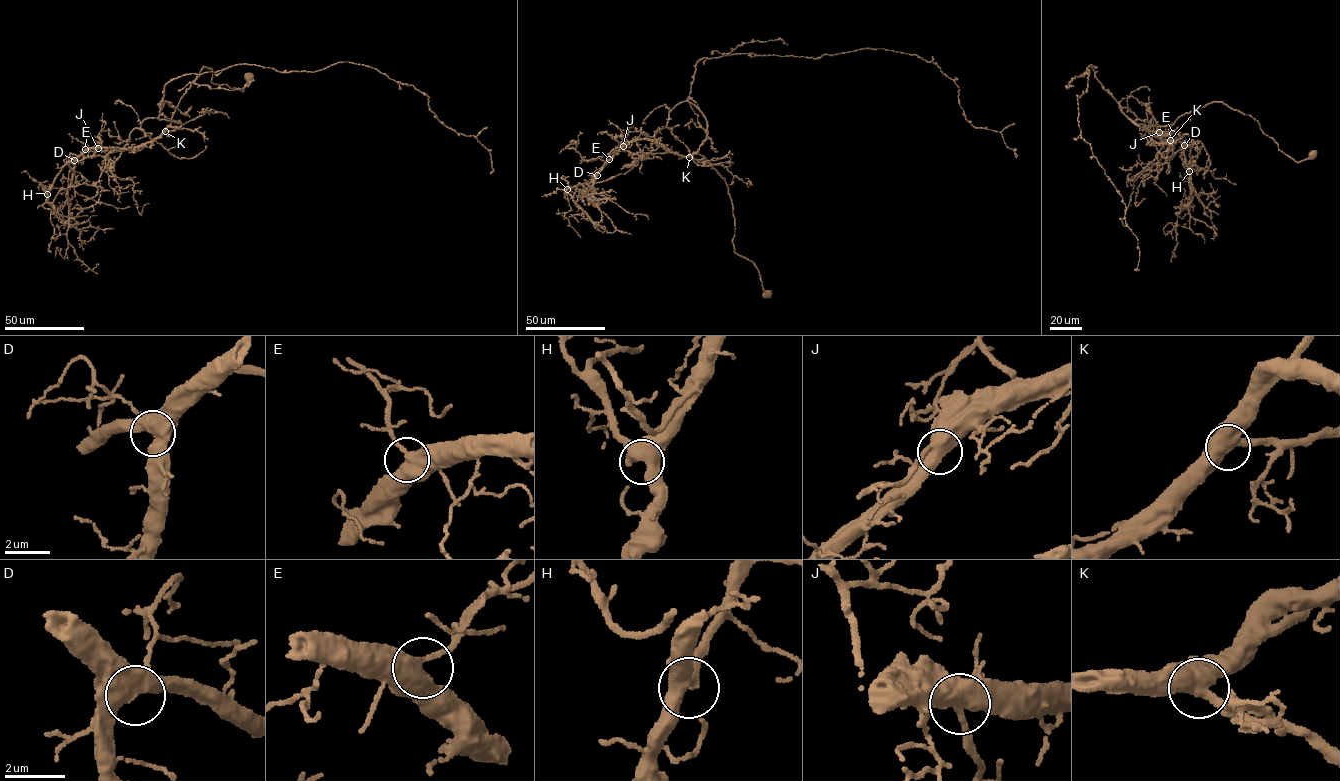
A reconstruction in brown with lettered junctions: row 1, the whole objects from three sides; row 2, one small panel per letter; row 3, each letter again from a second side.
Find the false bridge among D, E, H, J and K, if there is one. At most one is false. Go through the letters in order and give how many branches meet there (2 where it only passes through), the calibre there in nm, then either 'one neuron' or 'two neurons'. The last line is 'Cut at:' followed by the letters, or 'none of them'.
D: branches 3; calibre 500 nm; one neuron
E: branches 3; calibre 440 nm; one neuron
H: branches 3; calibre 440 nm; one neuron
J: branches 3; calibre 500 nm; one neuron
K: branches 3; calibre 500 nm; one neuron
Cut at: none of them

